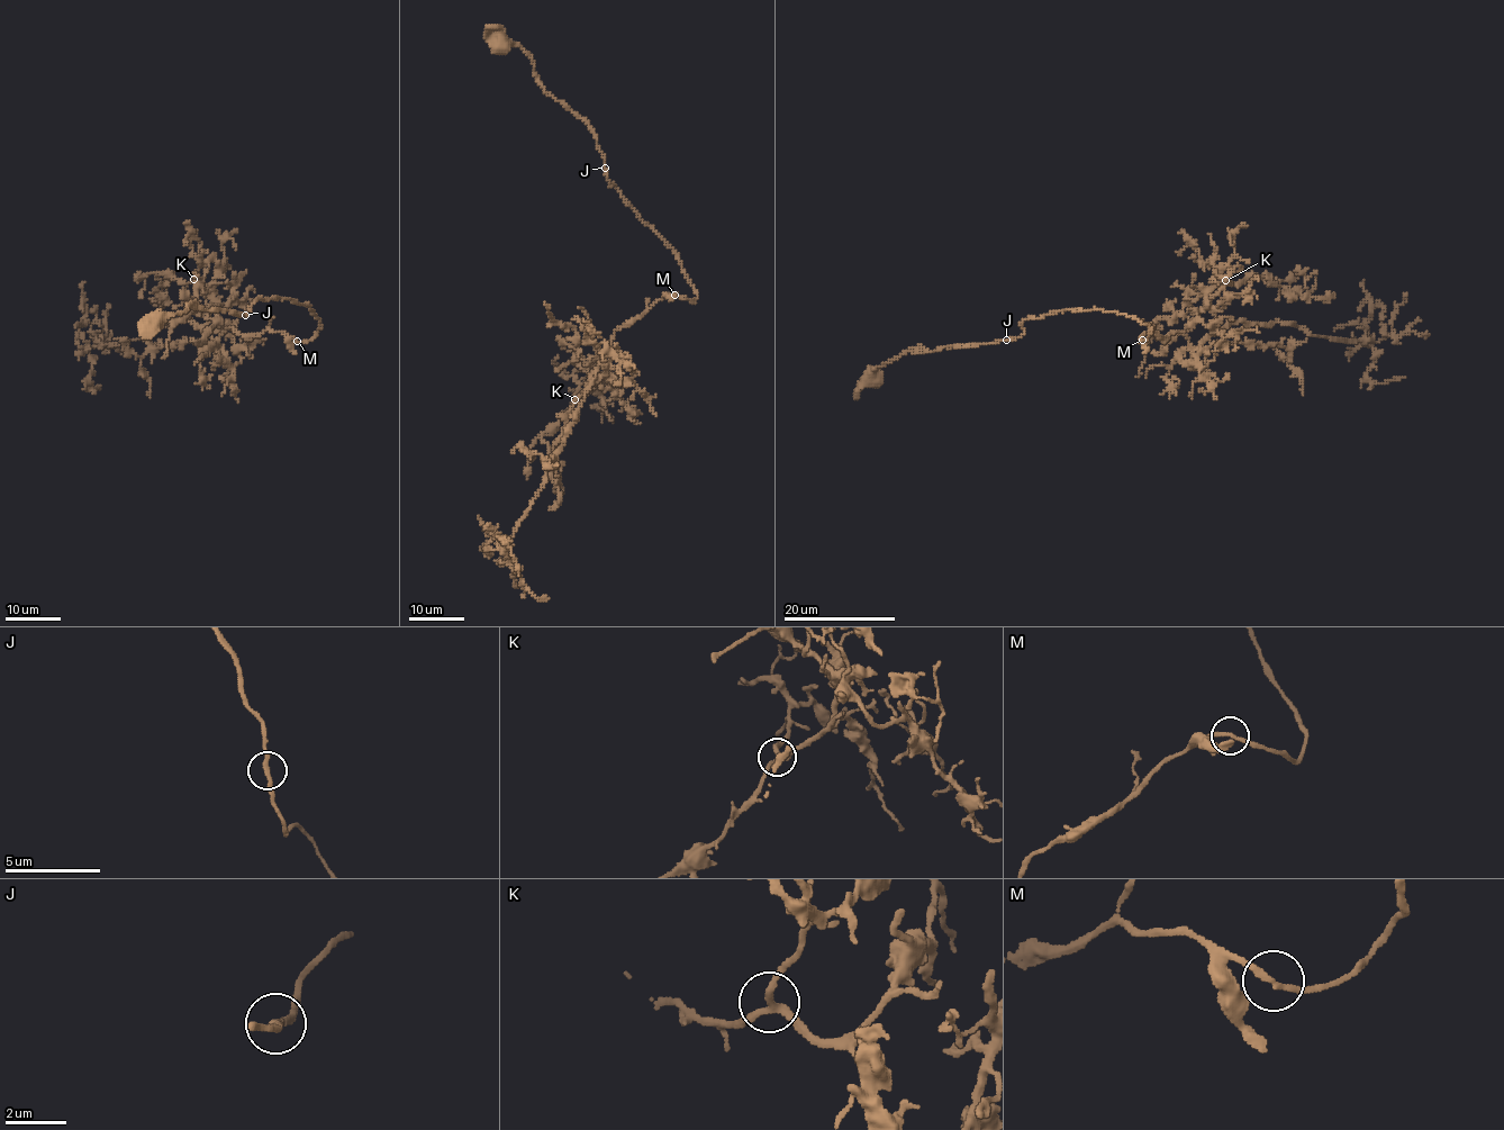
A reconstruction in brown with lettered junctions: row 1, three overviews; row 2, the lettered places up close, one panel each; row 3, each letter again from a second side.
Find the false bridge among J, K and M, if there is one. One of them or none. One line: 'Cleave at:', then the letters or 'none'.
Cleave at: none

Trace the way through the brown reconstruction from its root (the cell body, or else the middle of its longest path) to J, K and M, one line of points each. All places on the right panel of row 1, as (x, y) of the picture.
J: (875, 378), (877, 368), (907, 352), (1006, 340)
K: (875, 378), (907, 352), (1013, 340), (1081, 309), (1197, 347), (1225, 280)
M: (875, 378), (877, 368), (907, 352), (1013, 340), (1024, 319), (1057, 312), (1124, 314), (1150, 328), (1141, 340)

